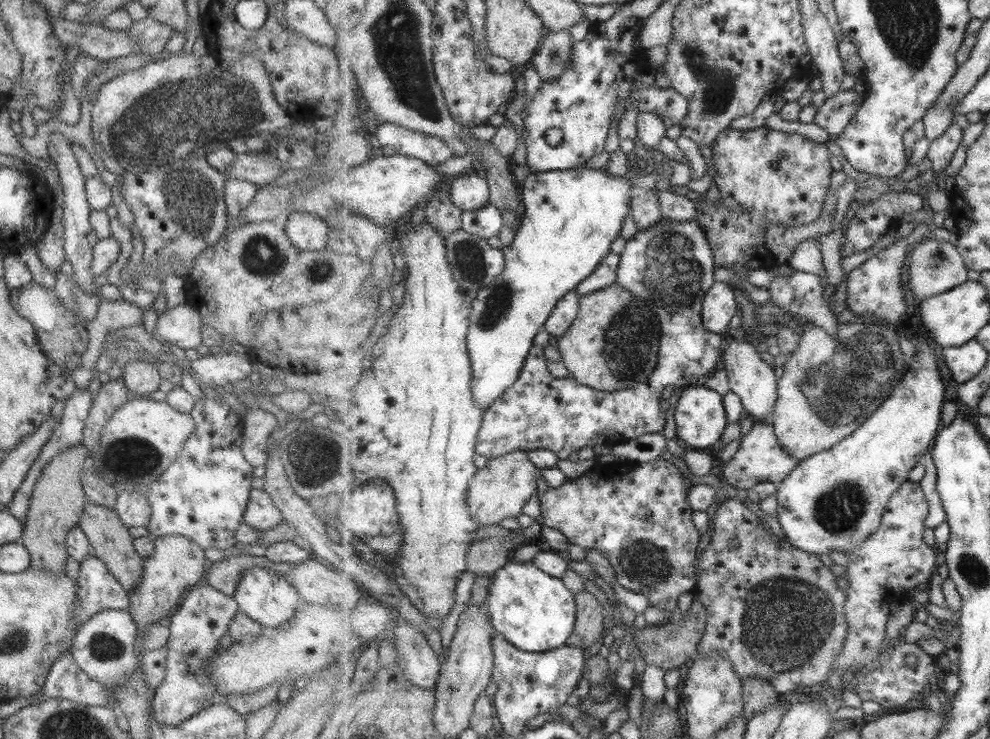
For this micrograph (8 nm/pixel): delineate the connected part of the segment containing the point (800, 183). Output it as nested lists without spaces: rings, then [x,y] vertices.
[[[767,125],[745,131],[727,129],[721,132],[713,147],[717,162],[715,184],[721,202],[714,207],[706,202],[705,195],[697,200],[697,222],[704,228],[716,256],[717,267],[731,268],[747,280],[751,270],[768,268],[774,264],[772,257],[764,254],[767,226],[798,227],[817,222],[823,216],[823,204],[831,186],[831,176],[836,172],[831,166],[831,150],[808,136],[773,130]]]

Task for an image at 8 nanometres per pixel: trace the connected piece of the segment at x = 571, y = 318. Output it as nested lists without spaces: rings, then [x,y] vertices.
[[[577,290],[569,291],[563,299],[557,303],[549,321],[545,324],[545,329],[552,336],[558,339],[573,327],[580,311],[581,294]]]

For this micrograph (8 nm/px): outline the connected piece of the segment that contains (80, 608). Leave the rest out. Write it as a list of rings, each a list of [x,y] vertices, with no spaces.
[[[95,556],[78,564],[79,575],[75,588],[75,627],[73,632],[101,610],[127,611],[128,593],[111,577],[105,564]]]

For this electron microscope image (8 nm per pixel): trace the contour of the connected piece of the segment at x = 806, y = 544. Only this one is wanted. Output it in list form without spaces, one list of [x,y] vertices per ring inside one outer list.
[[[926,340],[913,344],[915,356],[911,360],[911,368],[893,394],[877,409],[871,418],[861,425],[859,430],[843,439],[837,446],[817,453],[801,461],[799,466],[789,474],[788,478],[778,484],[777,518],[785,533],[785,537],[796,548],[810,554],[826,554],[832,552],[854,552],[861,547],[881,527],[882,519],[889,501],[909,480],[911,470],[917,462],[932,448],[941,426],[945,386],[939,374],[939,364],[933,354],[933,346]]]

